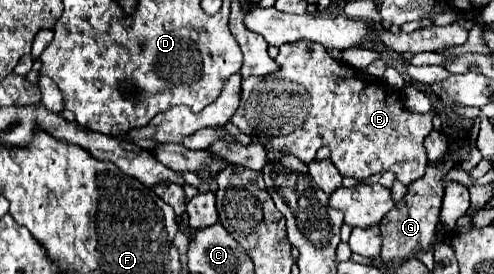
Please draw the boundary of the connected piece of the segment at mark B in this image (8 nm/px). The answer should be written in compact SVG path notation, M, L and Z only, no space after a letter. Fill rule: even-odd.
M312 41L282 45L276 61L280 69L276 69L274 73L266 77L242 79L240 105L230 119L240 131L244 131L246 135L254 135L254 141L264 145L266 149L270 147L278 149L280 153L294 153L306 165L316 157L316 151L326 145L332 151L332 163L344 177L366 179L380 171L392 171L398 181L410 185L424 175L428 163L422 143L434 129L434 117L440 115L436 109L428 113L410 111L404 105L402 91L386 85L384 81L366 77L362 69L332 59L322 45Z

